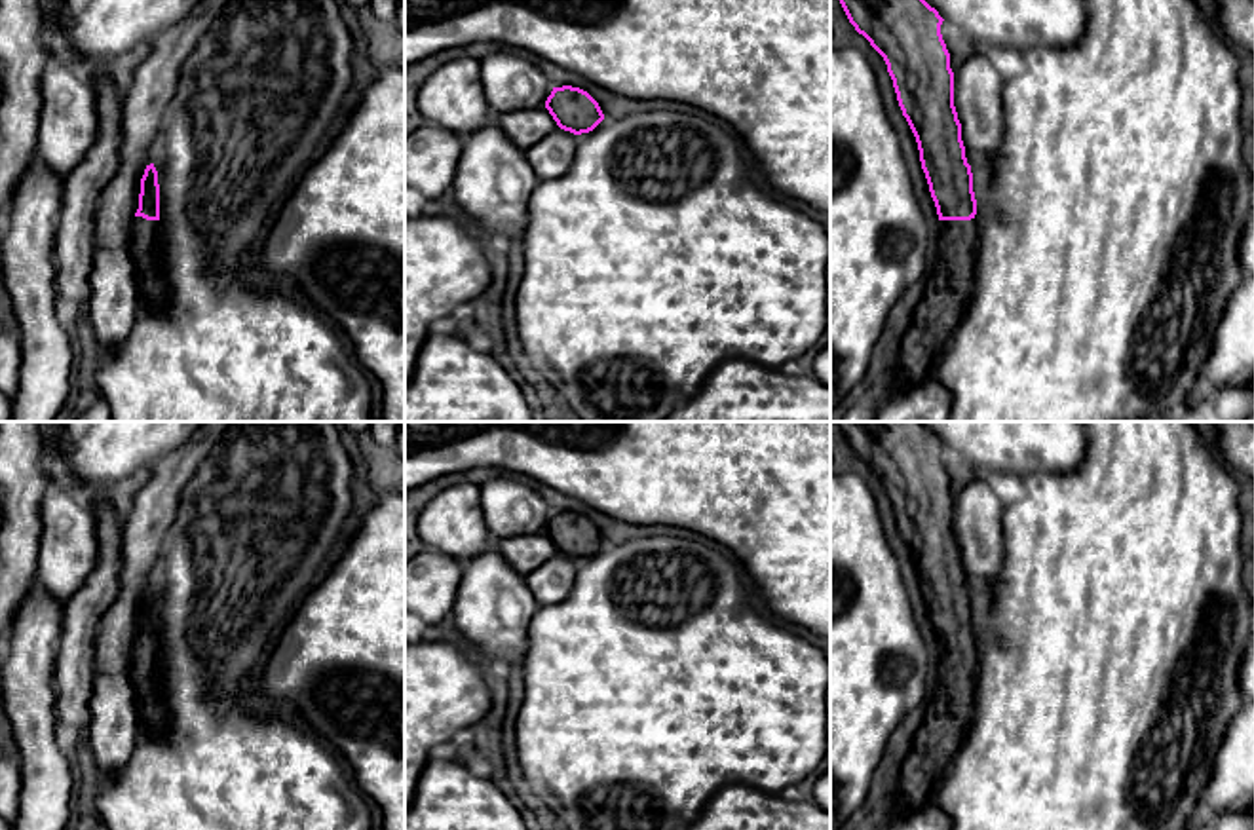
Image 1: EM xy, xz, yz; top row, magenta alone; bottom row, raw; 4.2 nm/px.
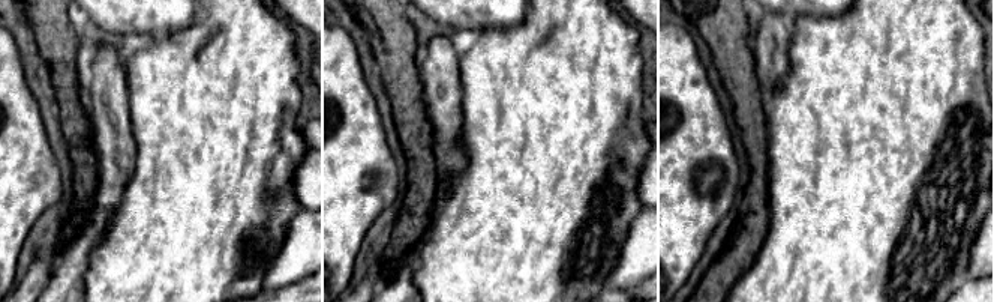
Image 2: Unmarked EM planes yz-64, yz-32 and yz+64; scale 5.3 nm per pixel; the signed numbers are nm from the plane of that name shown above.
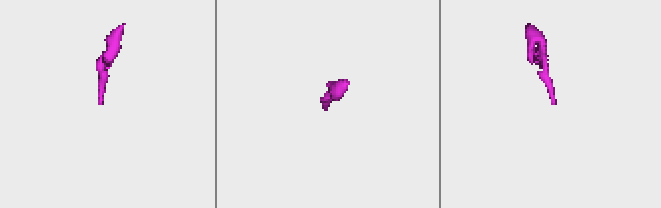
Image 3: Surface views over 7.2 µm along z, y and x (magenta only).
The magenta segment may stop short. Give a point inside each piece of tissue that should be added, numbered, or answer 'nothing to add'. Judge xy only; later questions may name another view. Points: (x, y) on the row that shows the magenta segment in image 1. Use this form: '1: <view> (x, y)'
1: xy (145, 240)

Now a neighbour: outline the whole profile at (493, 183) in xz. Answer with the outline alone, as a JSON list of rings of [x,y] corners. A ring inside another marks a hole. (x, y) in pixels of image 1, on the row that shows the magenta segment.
[[[492,120],[466,137],[450,188],[460,211],[484,232],[488,243],[505,245],[522,241],[526,205],[538,182],[524,150]]]

